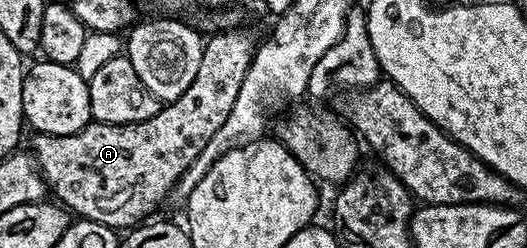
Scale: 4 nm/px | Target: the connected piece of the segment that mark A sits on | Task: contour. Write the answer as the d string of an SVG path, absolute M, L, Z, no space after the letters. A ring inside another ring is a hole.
M241 31L214 33L204 43L200 70L197 71L192 85L175 101L164 103L159 108L160 112L148 120L139 118L133 124L92 122L79 132L68 136L32 135L30 151L50 195L52 192L56 196L52 197L76 217L101 222L116 230L130 229L147 218L142 216L149 215L167 195L172 195L175 183L181 178L181 174L185 174L193 158L197 158L197 154L205 150L209 138L213 138L213 134L217 134L217 130L225 126L225 118L229 118L229 110L233 110L233 102L237 102L241 82L249 70L251 58L255 55L257 47L257 40L249 33Z

